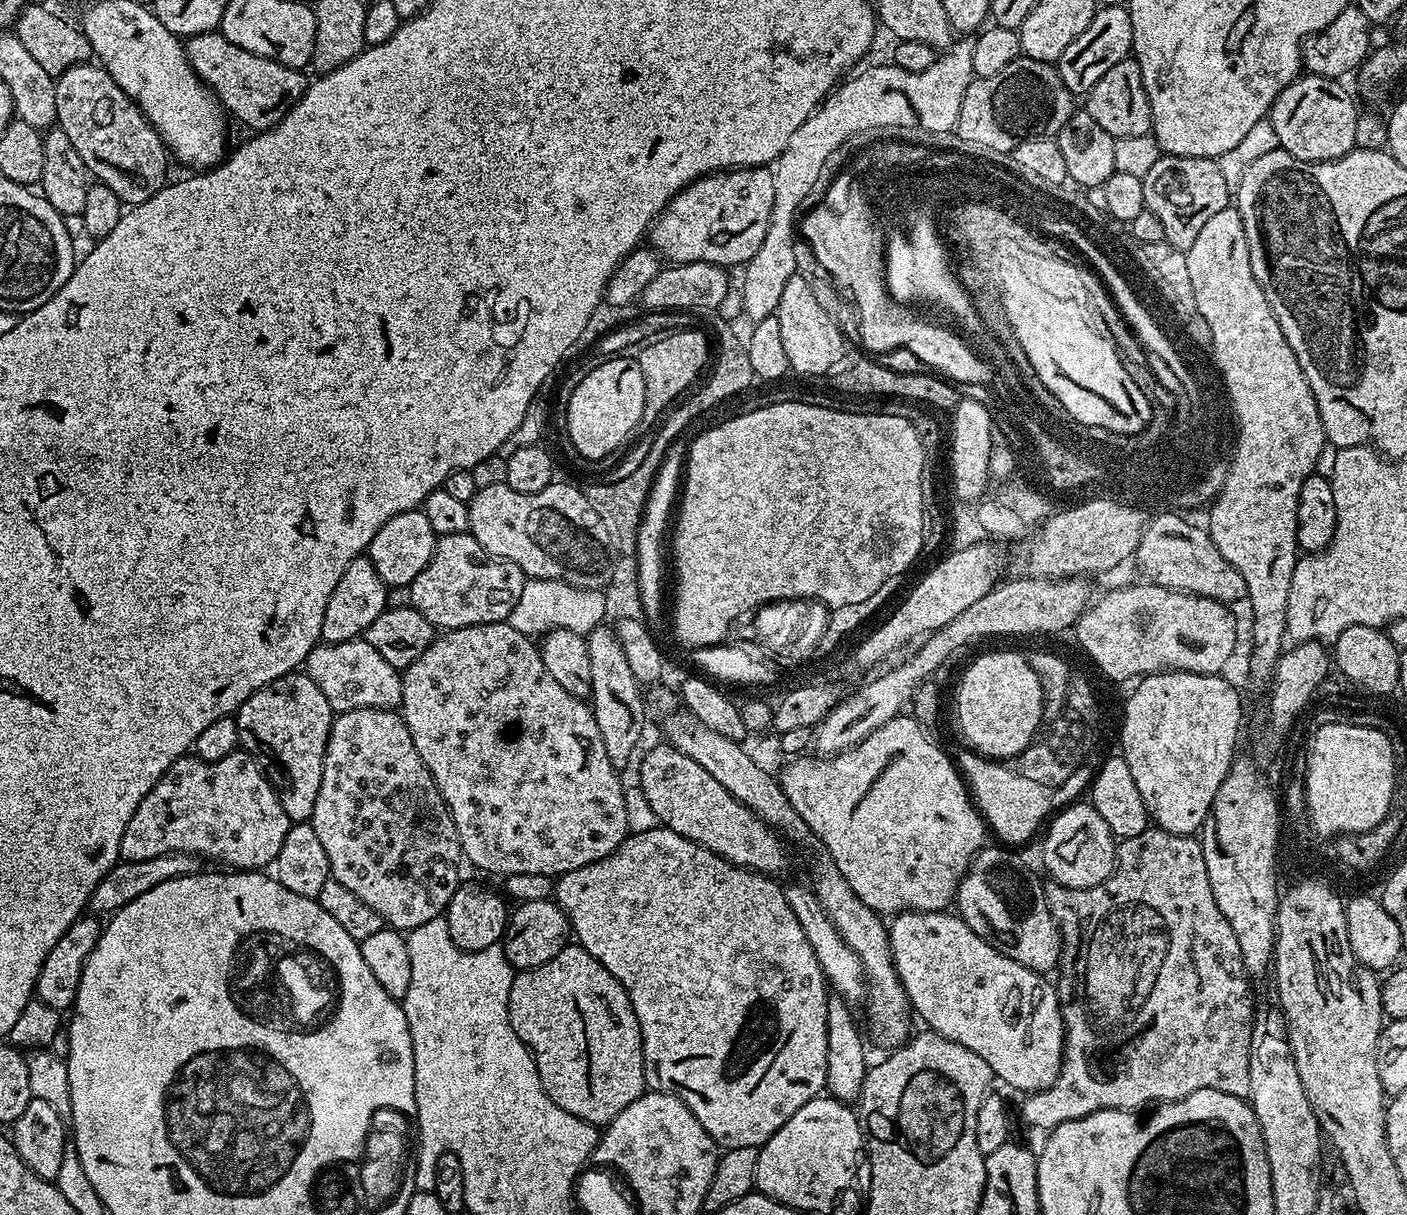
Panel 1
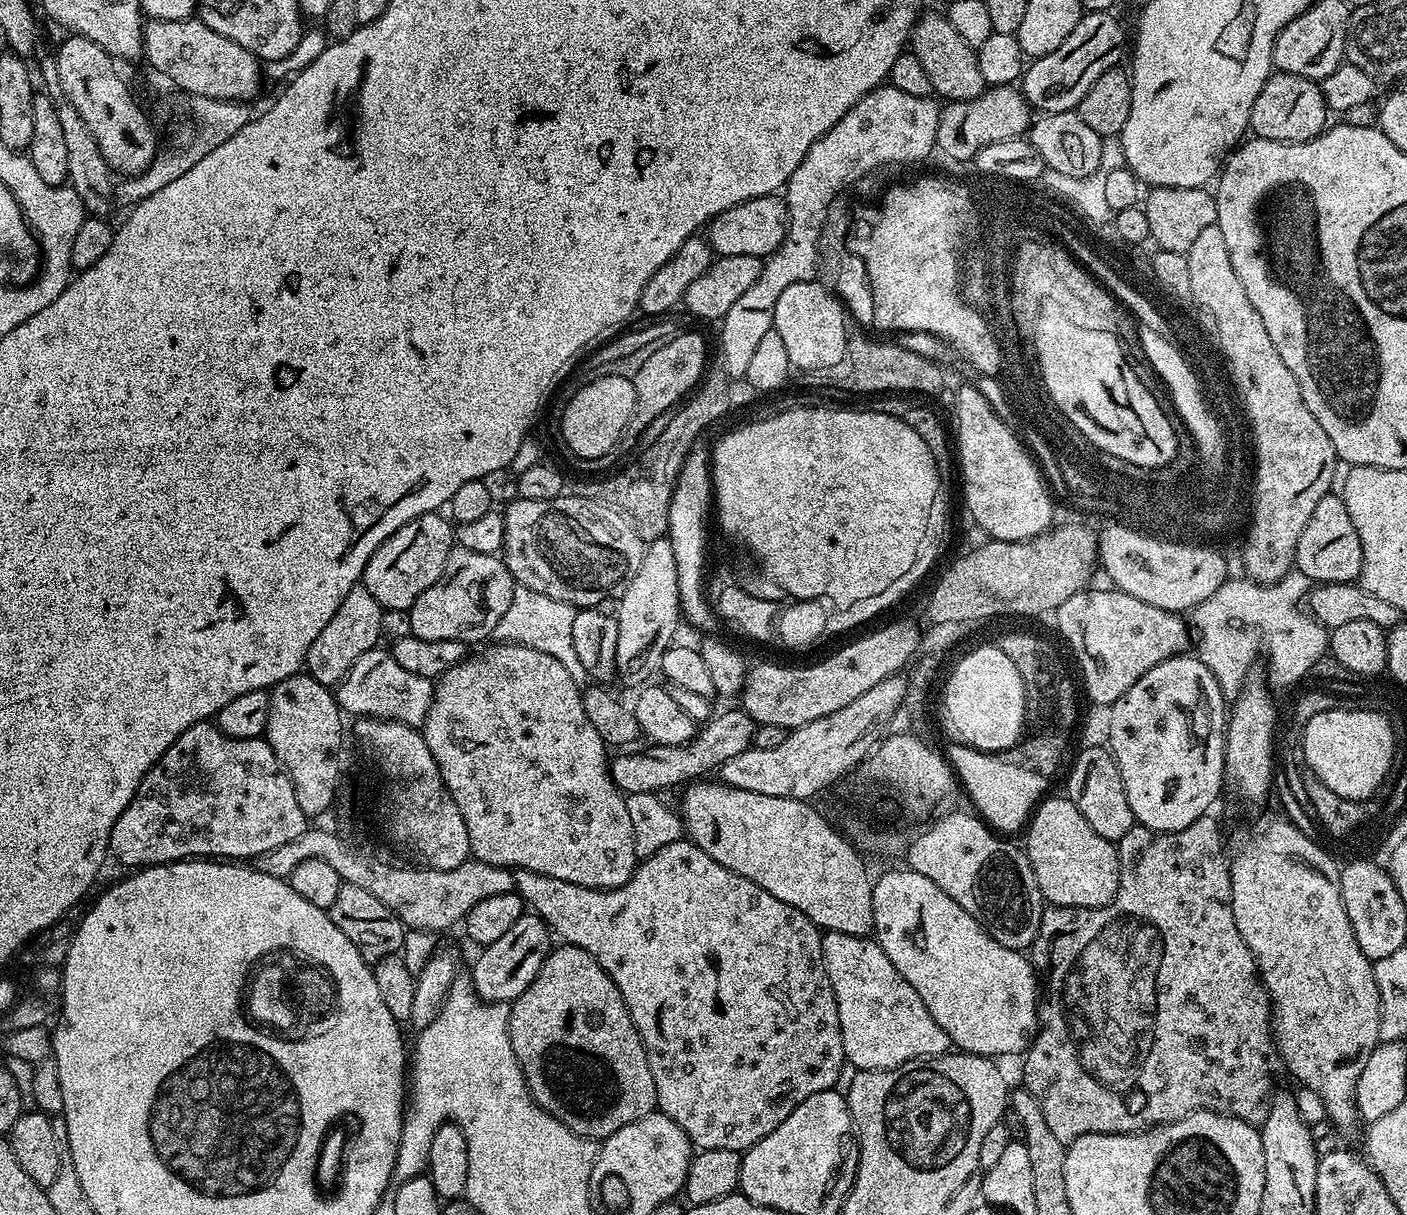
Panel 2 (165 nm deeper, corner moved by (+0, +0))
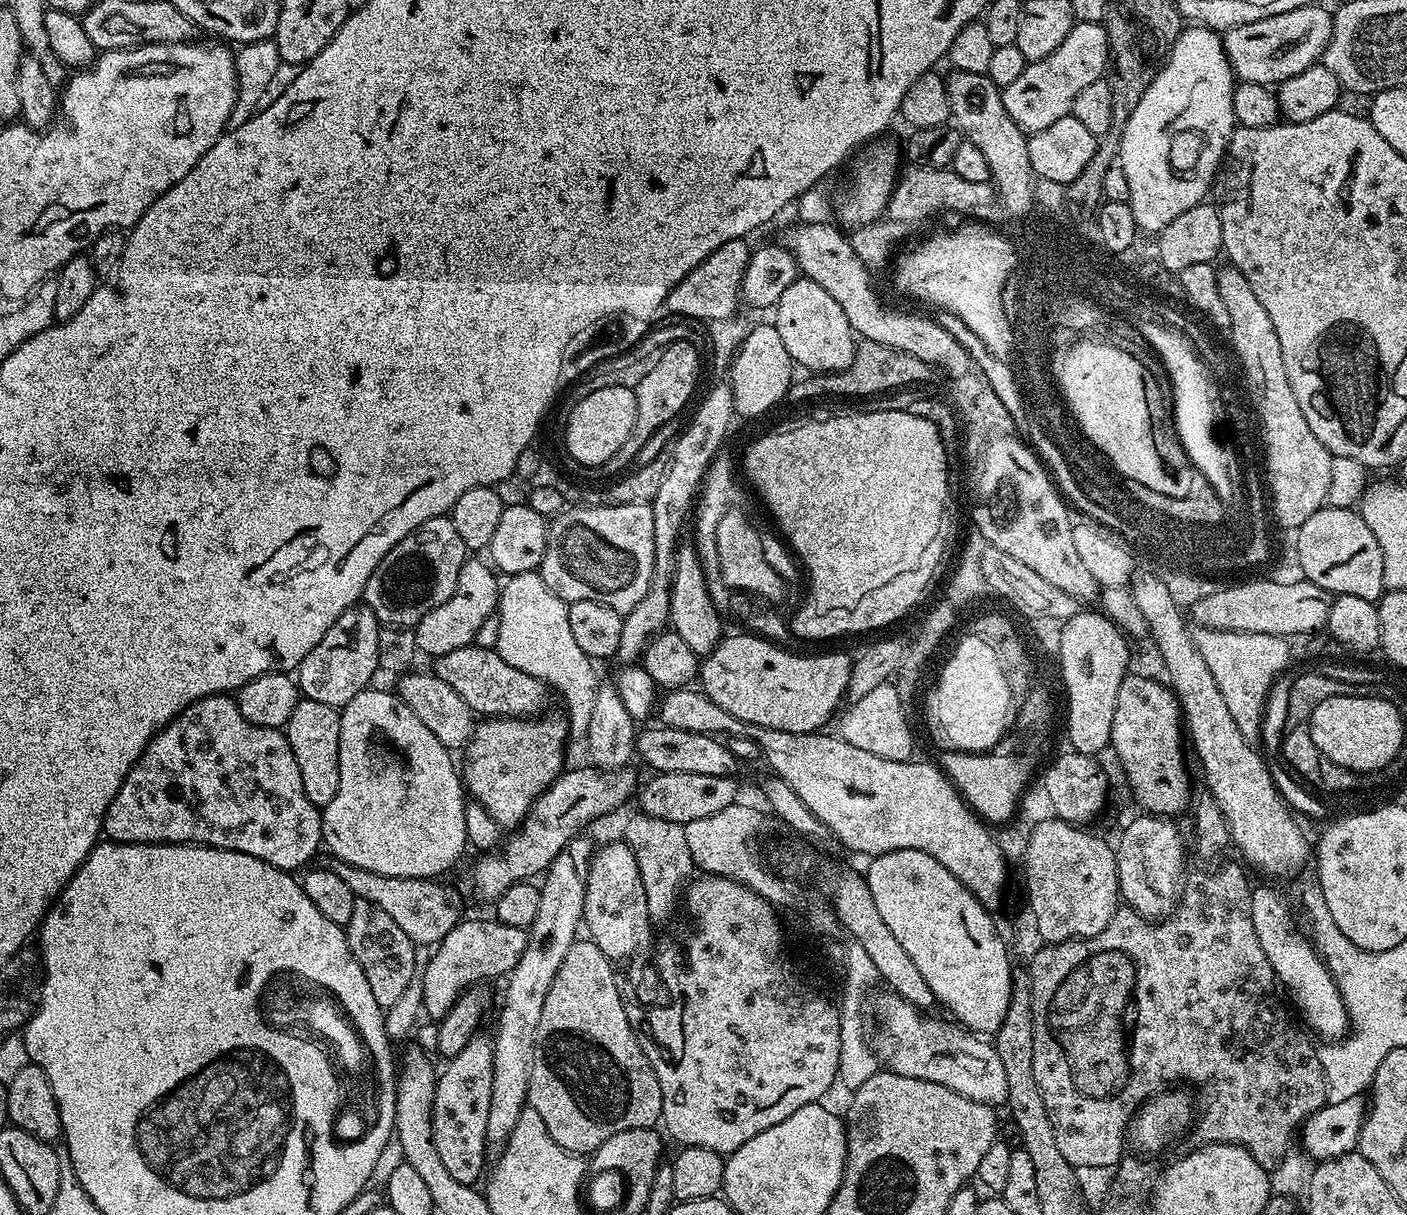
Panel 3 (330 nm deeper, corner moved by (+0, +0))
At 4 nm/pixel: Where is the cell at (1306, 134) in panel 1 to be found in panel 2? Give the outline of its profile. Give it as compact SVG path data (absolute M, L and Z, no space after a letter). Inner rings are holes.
M1277 71L1269 76L1266 86L1262 86L1262 94L1258 94L1254 101L1254 110L1250 110L1250 128L1262 140L1302 142L1313 140L1329 127L1328 116L1330 109L1323 87L1317 81Z

